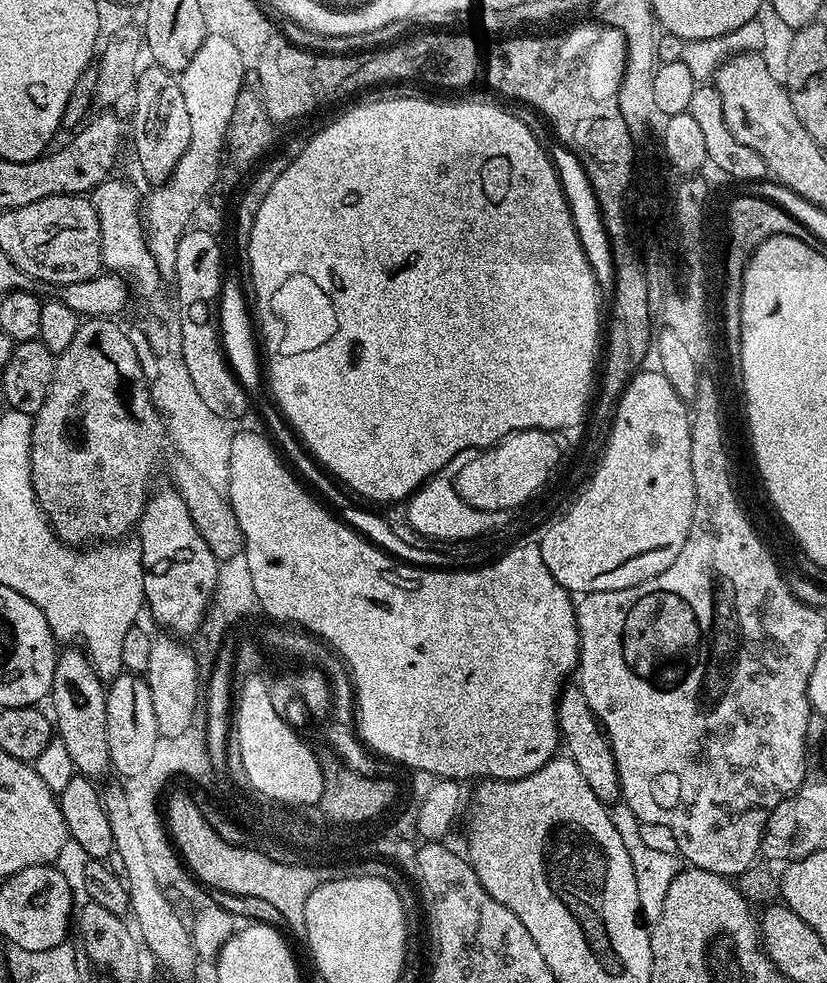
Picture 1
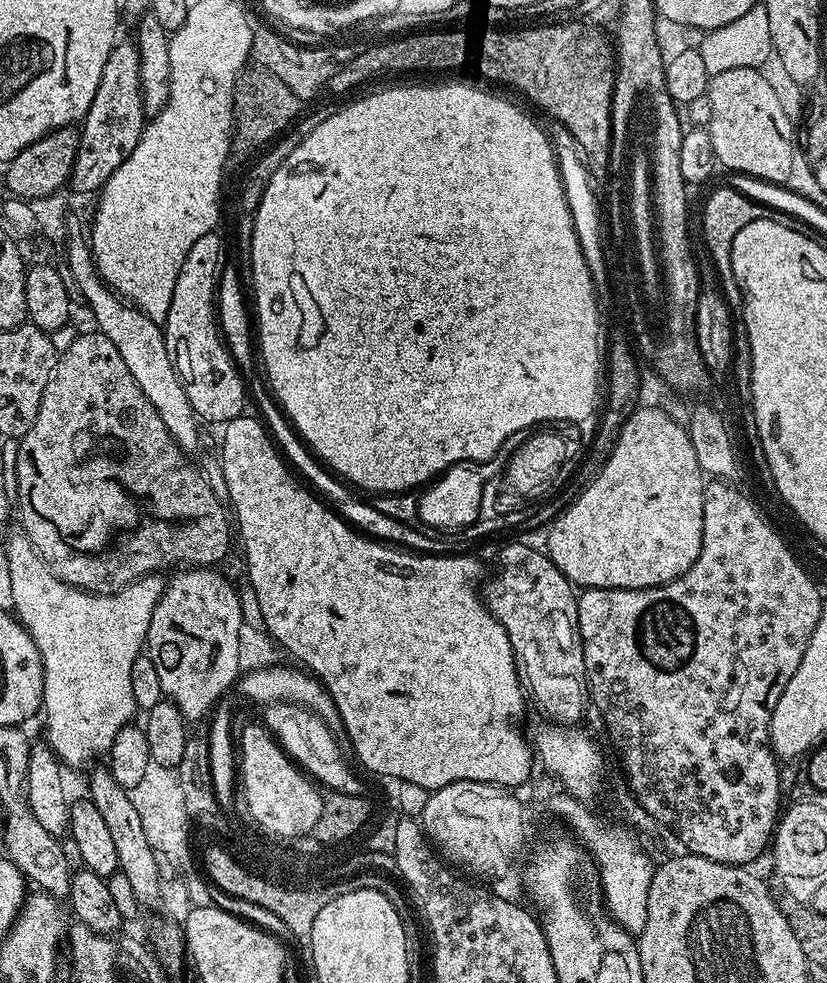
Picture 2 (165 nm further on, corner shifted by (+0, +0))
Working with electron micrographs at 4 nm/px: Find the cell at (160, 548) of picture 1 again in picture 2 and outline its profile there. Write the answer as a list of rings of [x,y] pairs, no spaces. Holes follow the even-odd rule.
[[[188,566],[173,571],[176,573],[167,577],[162,598],[158,606],[154,606],[154,614],[150,614],[146,655],[150,662],[154,662],[154,670],[158,670],[165,697],[178,706],[188,722],[203,721],[221,703],[228,687],[237,683],[242,672],[238,662],[238,636],[239,627],[246,619],[241,593],[237,586],[235,588],[222,573],[216,571],[220,570],[212,566]]]

